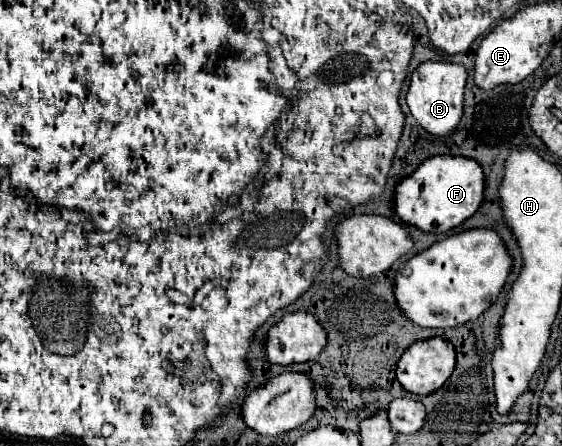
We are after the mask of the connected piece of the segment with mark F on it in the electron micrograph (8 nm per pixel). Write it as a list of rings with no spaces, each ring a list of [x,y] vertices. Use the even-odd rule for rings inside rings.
[[[462,156],[426,158],[408,178],[402,178],[394,190],[394,216],[422,232],[448,232],[470,218],[484,200],[484,174],[476,160]]]

